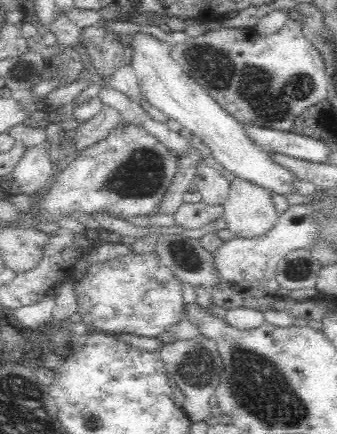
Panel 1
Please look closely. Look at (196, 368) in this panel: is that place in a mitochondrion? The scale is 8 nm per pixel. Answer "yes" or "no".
yes

